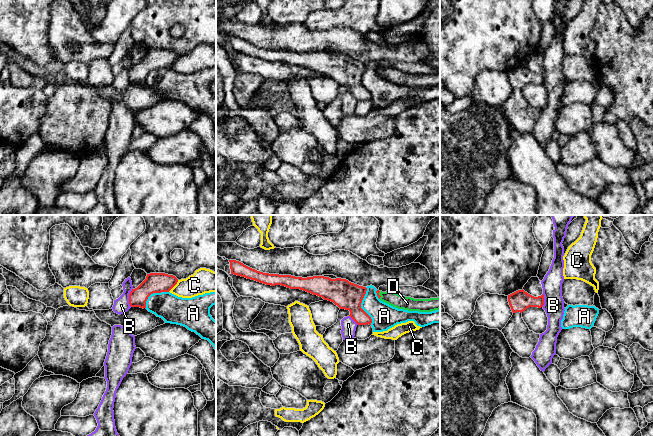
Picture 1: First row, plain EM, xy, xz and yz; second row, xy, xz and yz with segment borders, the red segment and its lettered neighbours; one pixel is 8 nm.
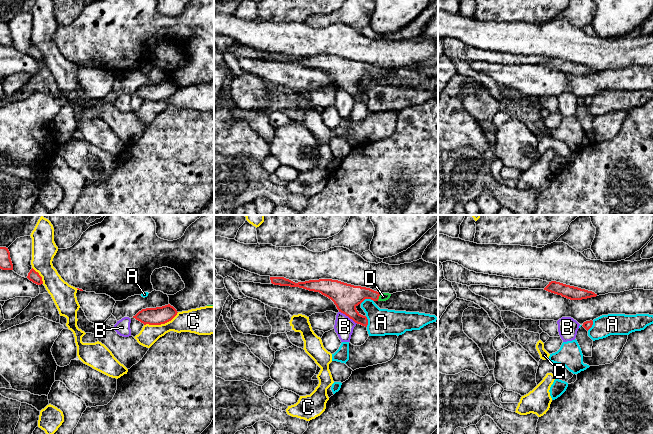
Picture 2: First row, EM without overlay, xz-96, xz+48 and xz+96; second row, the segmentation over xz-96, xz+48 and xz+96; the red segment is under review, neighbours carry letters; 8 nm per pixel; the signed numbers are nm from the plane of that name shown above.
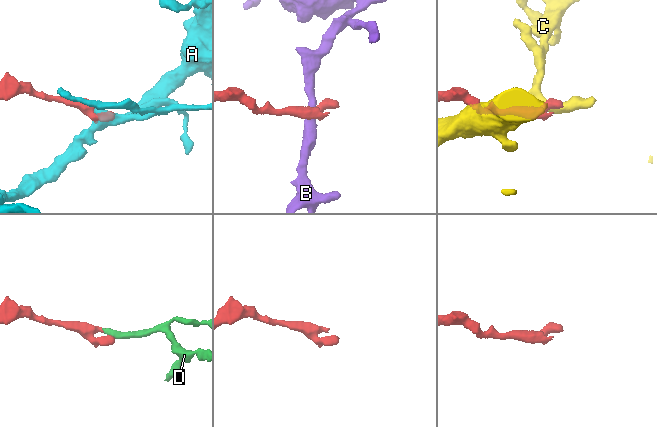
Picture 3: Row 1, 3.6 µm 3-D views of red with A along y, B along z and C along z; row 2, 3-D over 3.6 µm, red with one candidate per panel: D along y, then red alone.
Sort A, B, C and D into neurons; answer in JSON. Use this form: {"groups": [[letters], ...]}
{"groups": [["A"], ["B"], ["C"], ["D"]]}

